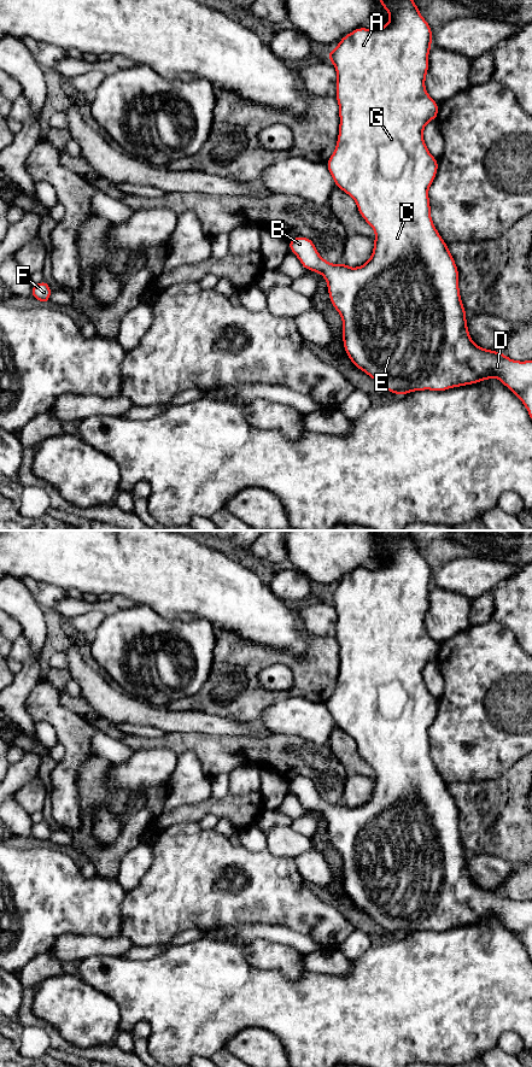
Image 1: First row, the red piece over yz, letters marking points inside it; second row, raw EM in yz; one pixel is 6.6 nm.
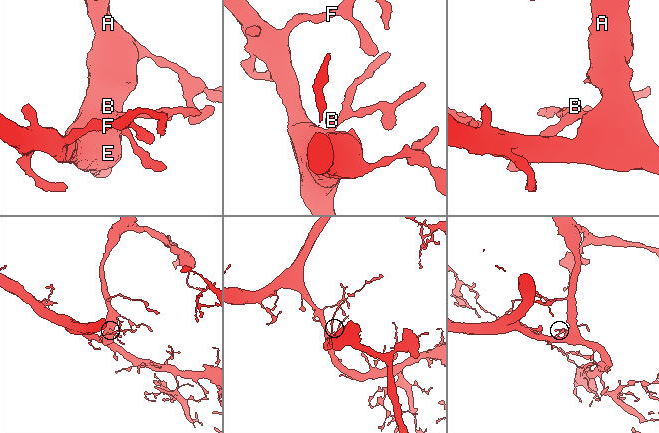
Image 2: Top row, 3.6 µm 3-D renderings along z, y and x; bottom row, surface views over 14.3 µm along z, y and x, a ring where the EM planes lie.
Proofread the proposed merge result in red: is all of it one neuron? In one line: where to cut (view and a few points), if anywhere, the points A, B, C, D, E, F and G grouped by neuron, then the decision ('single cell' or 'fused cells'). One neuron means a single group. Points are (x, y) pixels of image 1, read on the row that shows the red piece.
no cut | A B C D E F G | single cell

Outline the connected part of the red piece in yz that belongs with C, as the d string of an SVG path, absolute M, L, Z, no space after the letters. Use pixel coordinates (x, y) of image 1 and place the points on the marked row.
M379 0L380 5L388 12L390 22L378 29L357 28L352 33L346 34L339 42L334 51L327 51L327 57L332 61L337 71L337 95L335 99L339 105L339 135L337 147L326 162L331 176L335 186L349 194L357 205L359 215L374 229L374 248L367 263L357 268L350 268L345 263L331 264L323 259L315 247L311 239L297 236L288 241L288 248L300 260L304 269L321 274L328 287L329 300L334 309L339 312L343 321L343 344L350 360L359 370L374 379L384 389L397 395L408 394L415 391L435 391L442 392L454 387L462 387L467 385L486 381L491 377L498 379L507 388L509 388L516 398L519 398L532 420L532 360L513 360L502 352L493 350L485 350L478 346L469 336L467 327L467 312L463 307L460 287L458 287L458 269L455 259L450 253L448 245L435 229L431 217L431 204L428 189L438 172L438 159L435 159L428 151L423 140L423 129L429 121L438 117L439 105L428 95L425 81L429 68L428 54L432 47L432 28L426 22L414 0Z

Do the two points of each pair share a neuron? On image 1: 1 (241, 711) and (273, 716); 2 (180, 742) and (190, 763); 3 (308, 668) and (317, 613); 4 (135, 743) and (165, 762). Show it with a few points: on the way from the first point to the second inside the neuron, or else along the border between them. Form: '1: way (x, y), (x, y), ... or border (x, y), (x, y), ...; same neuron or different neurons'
1: border (285, 698), (270, 704), (262, 714), (259, 721); different neurons
2: border (179, 755), (192, 751), (203, 773); different neurons
3: border (307, 629), (314, 634), (332, 635), (334, 638); different neurons
4: border (170, 750), (136, 749), (134, 751); different neurons

